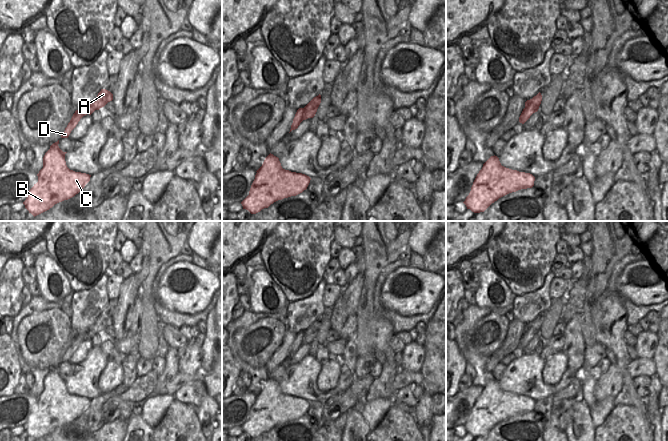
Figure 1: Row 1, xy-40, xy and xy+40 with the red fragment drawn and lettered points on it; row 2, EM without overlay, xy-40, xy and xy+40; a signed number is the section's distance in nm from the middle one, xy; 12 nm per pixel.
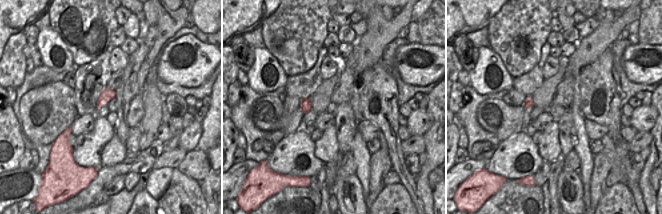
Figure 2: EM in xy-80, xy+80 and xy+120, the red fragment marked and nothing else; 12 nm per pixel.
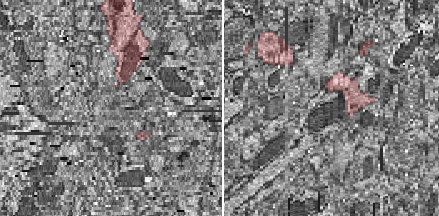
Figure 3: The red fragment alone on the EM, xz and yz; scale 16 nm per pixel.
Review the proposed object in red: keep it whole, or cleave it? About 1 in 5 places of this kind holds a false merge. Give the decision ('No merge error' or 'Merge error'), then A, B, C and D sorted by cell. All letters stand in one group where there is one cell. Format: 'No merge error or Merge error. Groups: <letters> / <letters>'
No merge error. Groups: A B C D

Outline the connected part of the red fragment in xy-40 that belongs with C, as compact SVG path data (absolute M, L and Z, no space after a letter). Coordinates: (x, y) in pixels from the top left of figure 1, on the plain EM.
M59 364L50 370L43 381L43 392L37 398L38 406L29 414L26 424L23 426L25 432L34 441L49 434L55 428L68 424L81 416L90 405L91 399L70 394L65 385L65 378L59 370Z

